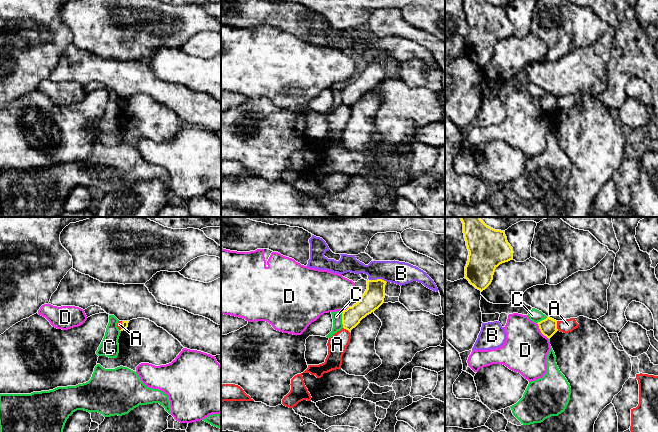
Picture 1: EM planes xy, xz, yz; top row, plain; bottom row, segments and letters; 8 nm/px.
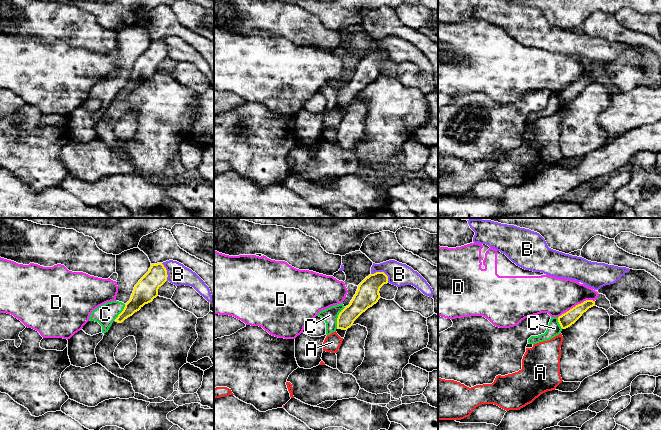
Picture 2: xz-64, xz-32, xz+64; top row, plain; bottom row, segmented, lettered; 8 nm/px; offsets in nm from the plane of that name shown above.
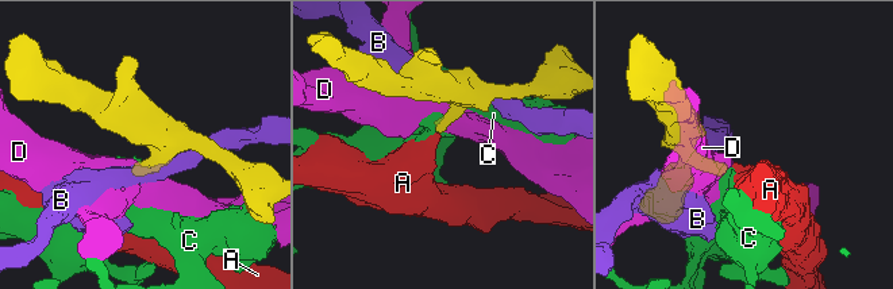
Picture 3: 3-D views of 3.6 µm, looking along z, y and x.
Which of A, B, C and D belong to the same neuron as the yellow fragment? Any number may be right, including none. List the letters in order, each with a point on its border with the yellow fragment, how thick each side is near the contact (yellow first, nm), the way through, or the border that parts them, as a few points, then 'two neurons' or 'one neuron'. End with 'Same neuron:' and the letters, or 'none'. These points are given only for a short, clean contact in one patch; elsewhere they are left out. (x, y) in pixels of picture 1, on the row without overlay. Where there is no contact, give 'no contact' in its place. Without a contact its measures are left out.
A: yz (556, 102) | 140/110 nm | along yz (556, 97), (558, 106) | two neurons
B: xz (378, 55) | 170/190 nm | two neurons
C: xz (342, 95) | 160/80 nm | along xz (343, 87), (342, 103) | two neurons
D: yz (540, 106) | 140/360 nm | along yz (536, 99), (539, 106), (548, 115) | two neurons
Same neuron: none

